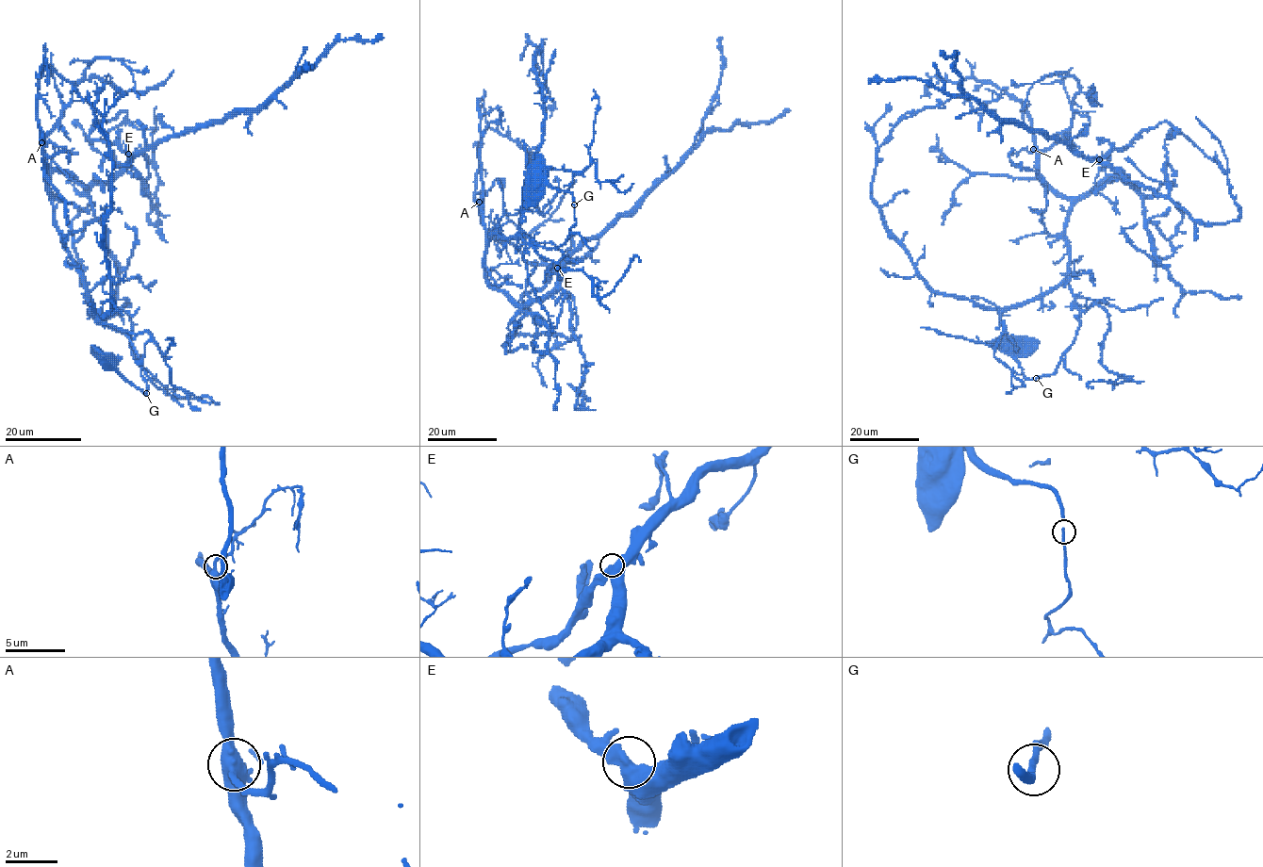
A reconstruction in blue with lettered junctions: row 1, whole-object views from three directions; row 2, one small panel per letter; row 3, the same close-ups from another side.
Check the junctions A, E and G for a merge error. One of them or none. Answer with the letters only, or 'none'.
none

